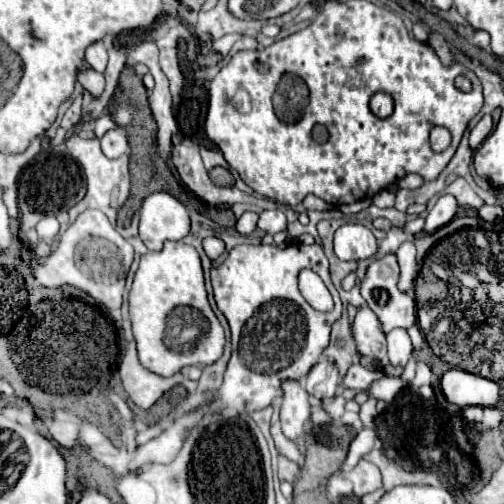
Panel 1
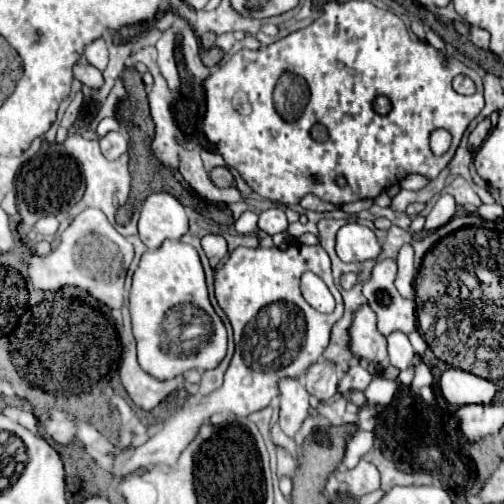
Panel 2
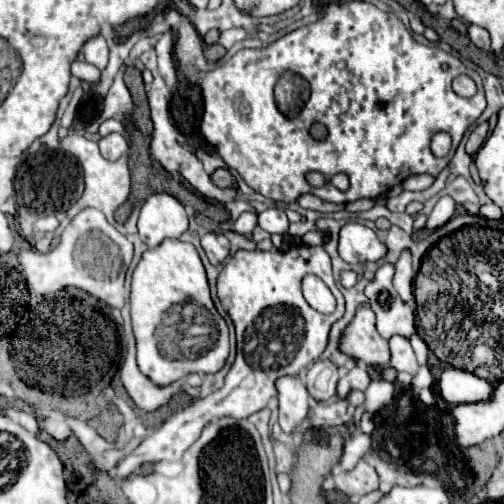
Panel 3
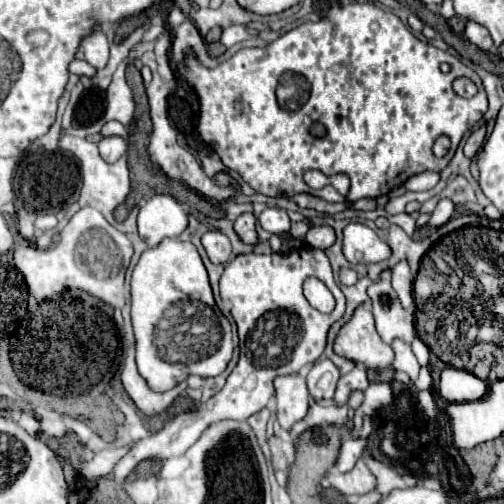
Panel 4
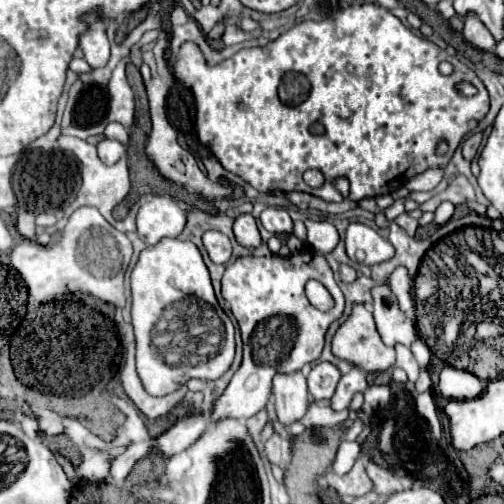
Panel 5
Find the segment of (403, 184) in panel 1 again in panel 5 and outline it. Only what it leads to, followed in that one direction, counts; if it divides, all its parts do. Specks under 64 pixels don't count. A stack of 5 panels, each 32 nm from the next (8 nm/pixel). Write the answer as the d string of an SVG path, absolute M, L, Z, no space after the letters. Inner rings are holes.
M430 168L430 170L414 176L412 180L408 180L406 188L410 192L416 192L416 190L432 190L432 188L436 188L440 184L442 176L444 176L444 168Z

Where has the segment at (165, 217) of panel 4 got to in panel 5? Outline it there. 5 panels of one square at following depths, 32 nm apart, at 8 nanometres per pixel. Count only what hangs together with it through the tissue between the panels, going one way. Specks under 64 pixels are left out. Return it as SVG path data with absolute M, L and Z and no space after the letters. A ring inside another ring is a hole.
M154 196L140 206L136 216L136 226L140 238L154 246L162 238L178 236L186 224L186 212L164 196Z

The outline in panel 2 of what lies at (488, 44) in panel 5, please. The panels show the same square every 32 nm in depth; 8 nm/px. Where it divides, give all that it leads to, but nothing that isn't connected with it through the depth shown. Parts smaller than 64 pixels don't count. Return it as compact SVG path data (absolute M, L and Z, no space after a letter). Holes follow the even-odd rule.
M472 26L472 28L470 28L470 40L472 40L478 48L488 50L488 44L490 44L490 34L488 34L484 28L476 28L476 26Z

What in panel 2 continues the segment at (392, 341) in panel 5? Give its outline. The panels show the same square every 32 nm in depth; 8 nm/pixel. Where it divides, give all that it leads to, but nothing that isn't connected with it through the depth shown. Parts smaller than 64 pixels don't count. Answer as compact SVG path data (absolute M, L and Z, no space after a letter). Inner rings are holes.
M382 260L374 266L370 280L366 280L362 294L378 318L378 330L382 336L392 332L410 334L416 328L416 310L412 300L404 300L394 286L396 262Z

